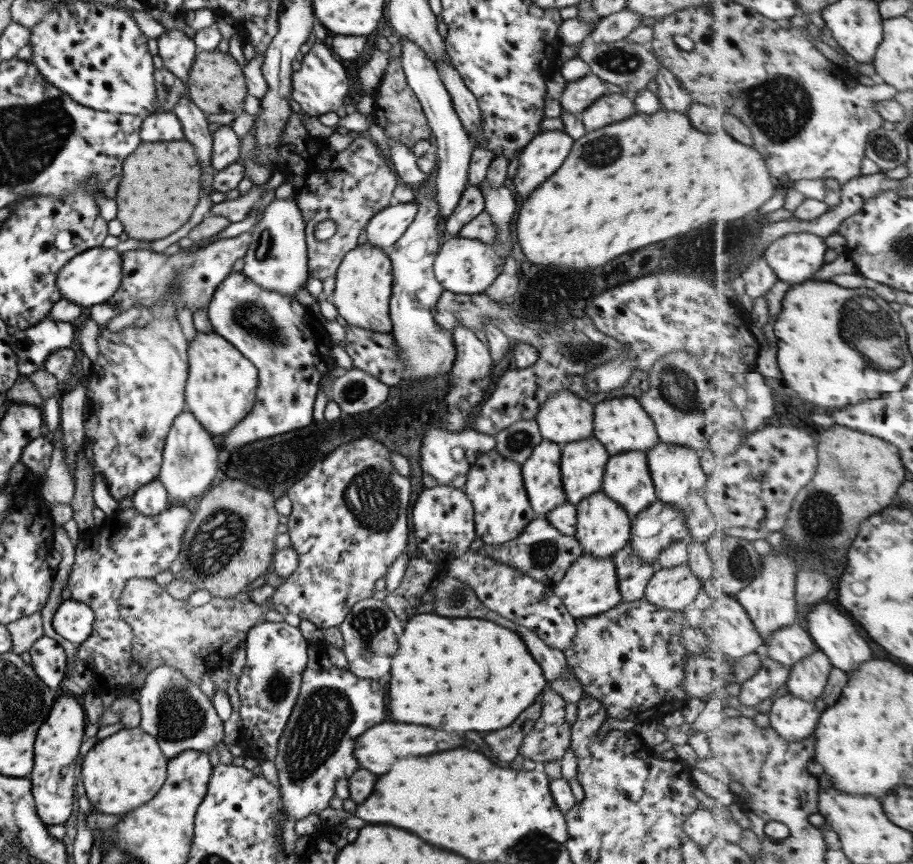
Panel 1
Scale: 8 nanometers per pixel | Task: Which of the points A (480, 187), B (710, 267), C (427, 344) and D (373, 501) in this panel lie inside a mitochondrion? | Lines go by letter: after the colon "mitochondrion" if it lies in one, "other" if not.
A: other
B: mitochondrion
C: mitochondrion
D: mitochondrion

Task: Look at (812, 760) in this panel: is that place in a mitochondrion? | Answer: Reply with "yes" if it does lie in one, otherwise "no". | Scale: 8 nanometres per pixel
no

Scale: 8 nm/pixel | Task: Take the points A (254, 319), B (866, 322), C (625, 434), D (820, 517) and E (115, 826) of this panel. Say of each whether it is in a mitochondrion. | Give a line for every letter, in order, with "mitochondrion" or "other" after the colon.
A: mitochondrion
B: mitochondrion
C: other
D: mitochondrion
E: other

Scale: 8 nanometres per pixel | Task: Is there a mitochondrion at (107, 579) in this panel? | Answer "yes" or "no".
no

